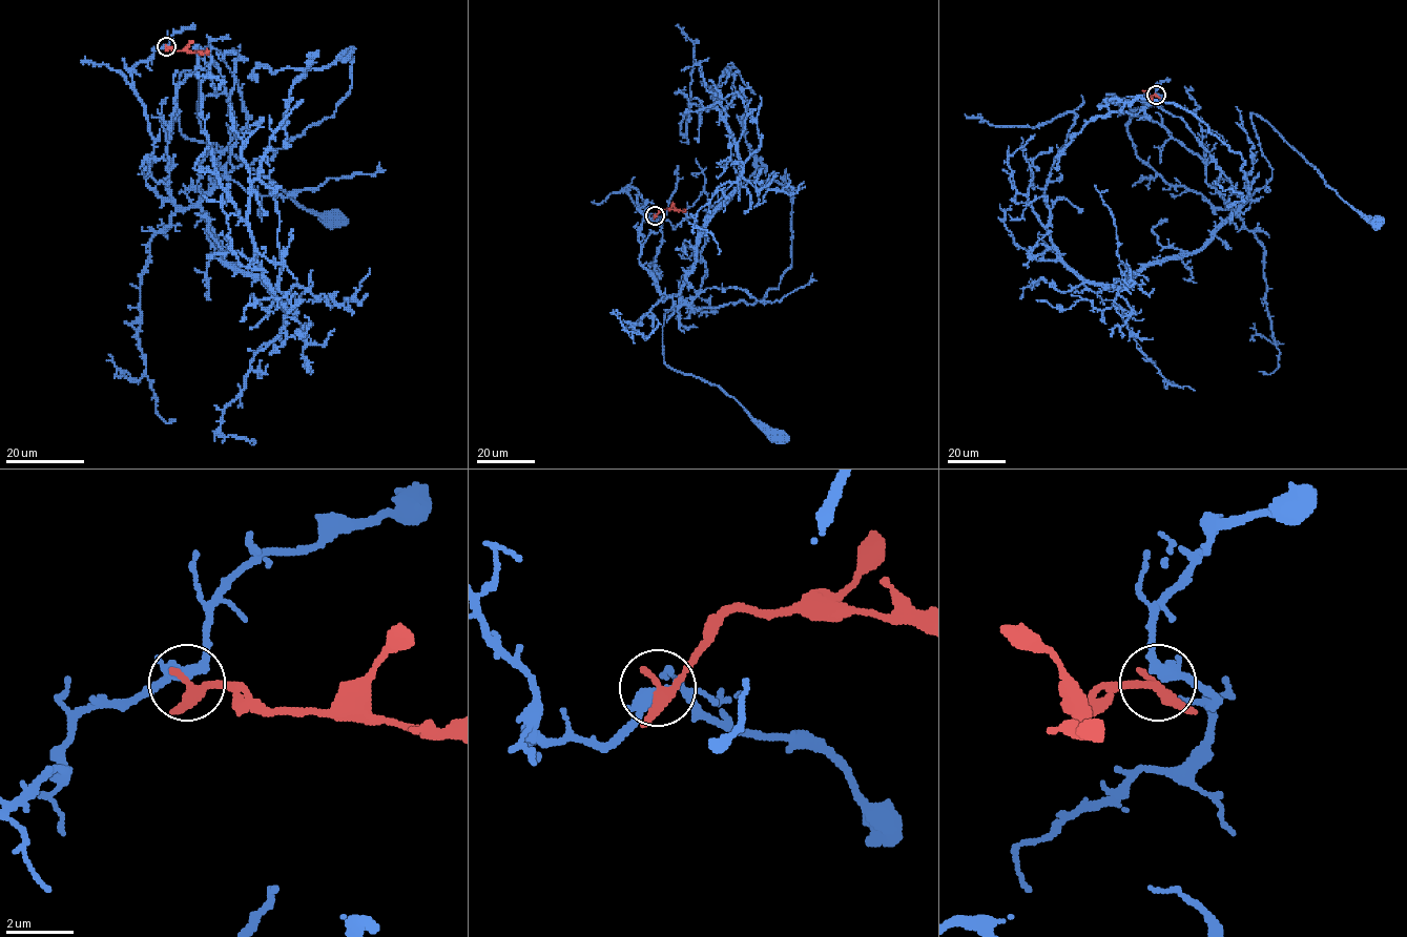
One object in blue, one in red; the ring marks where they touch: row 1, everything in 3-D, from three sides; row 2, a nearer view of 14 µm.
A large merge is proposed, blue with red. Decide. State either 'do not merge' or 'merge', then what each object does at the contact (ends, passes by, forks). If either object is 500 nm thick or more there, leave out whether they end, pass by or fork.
do not merge | blue passes by | red passes by

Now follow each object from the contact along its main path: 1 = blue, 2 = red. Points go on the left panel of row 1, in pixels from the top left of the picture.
1: (167, 47), (132, 67), (146, 183), (180, 208), (202, 195), (200, 80), (184, 70), (182, 133), (333, 220)
2: (167, 47), (201, 53), (209, 50)

